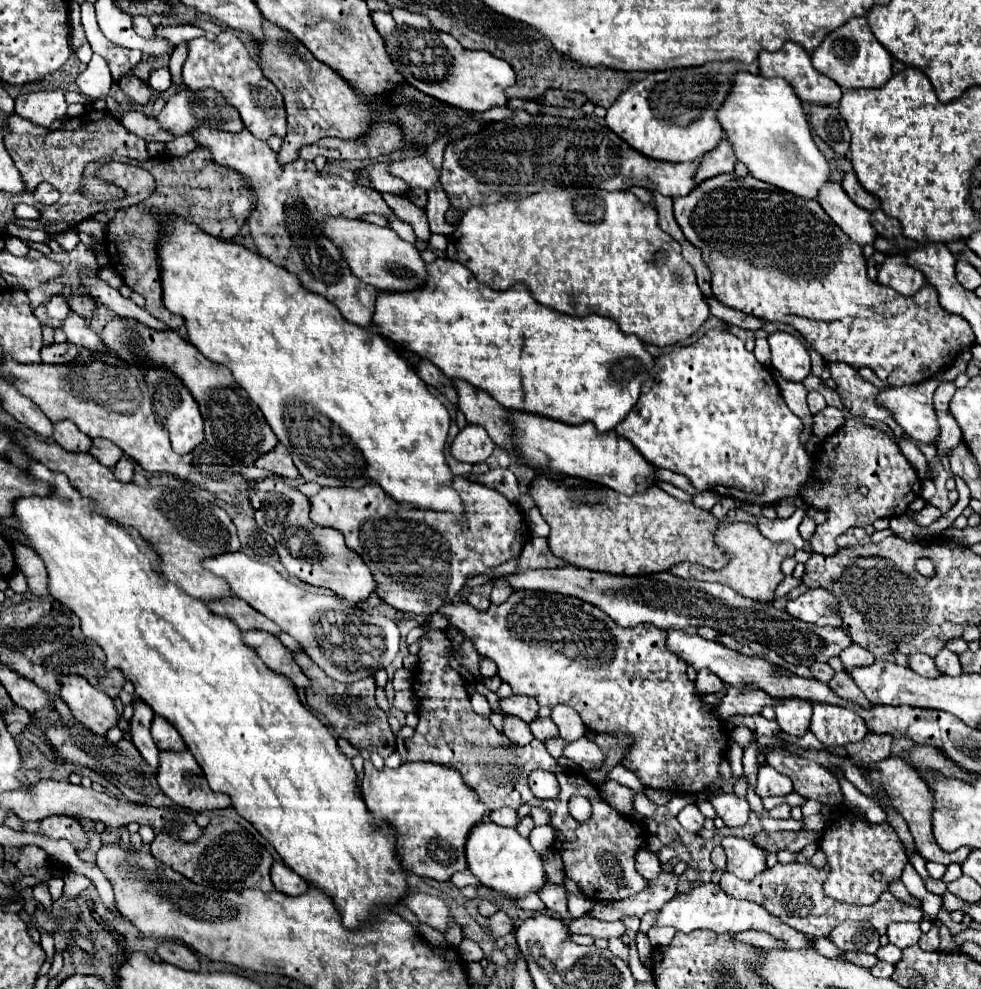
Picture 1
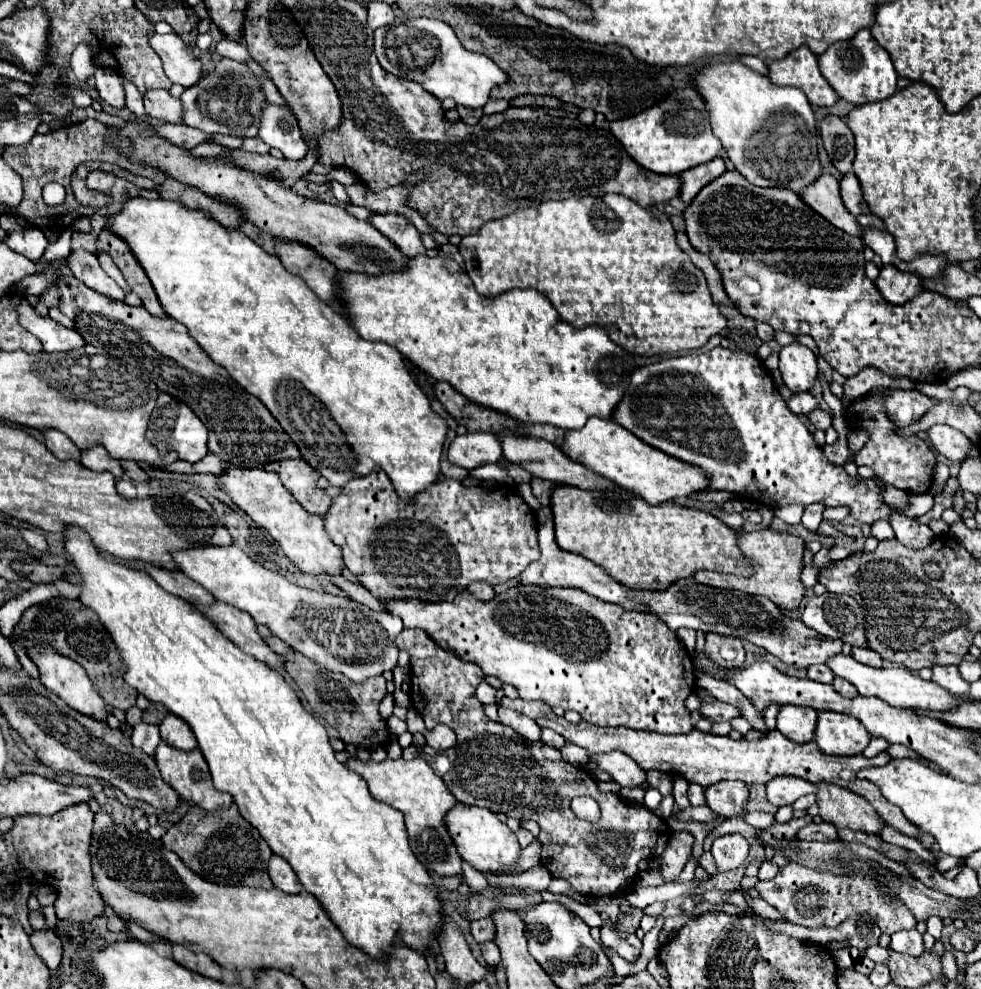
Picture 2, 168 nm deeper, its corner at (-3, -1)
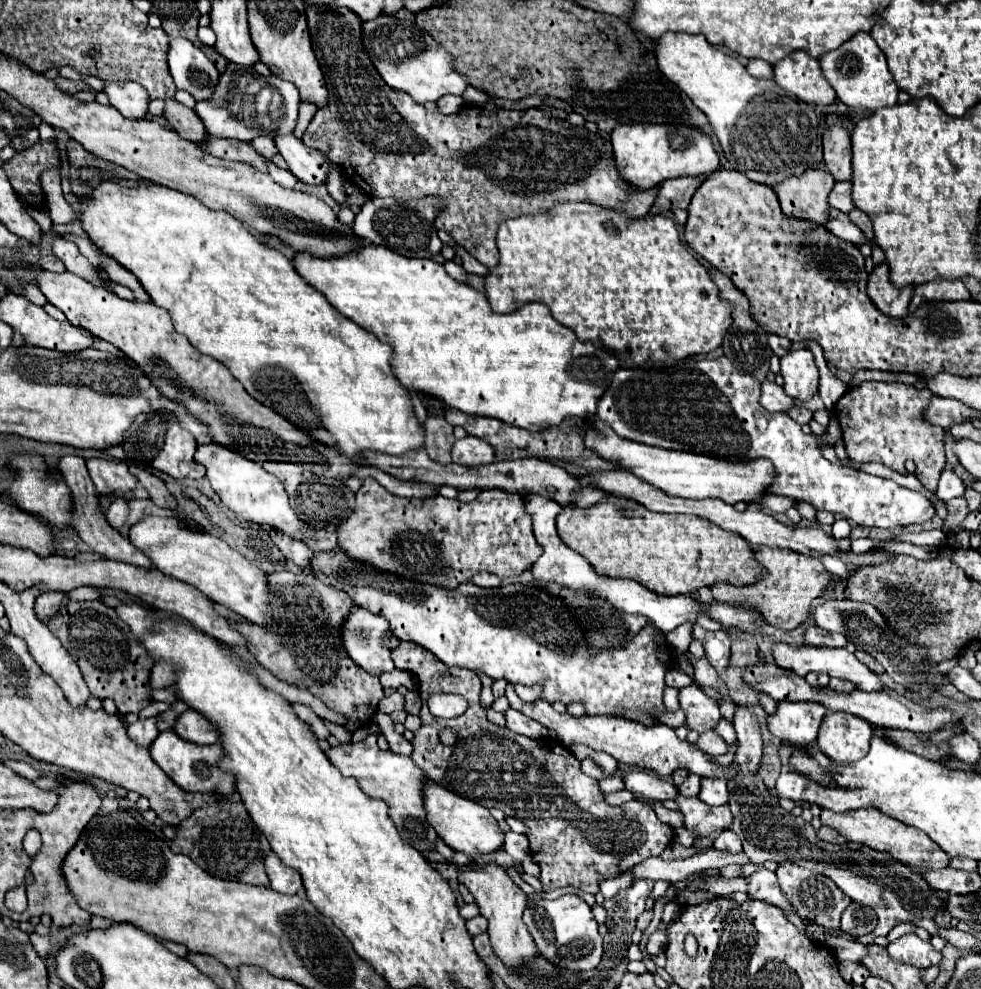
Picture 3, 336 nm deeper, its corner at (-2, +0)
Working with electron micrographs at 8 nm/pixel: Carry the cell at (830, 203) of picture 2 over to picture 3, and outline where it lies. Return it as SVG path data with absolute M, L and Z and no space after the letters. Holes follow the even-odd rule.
M806 169L800 177L788 177L772 189L778 195L786 217L824 225L828 219L828 193L832 191L832 185L834 177L828 171Z

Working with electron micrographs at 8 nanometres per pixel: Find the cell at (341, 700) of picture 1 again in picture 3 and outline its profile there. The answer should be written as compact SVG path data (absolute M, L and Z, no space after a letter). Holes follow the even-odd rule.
M282 571L268 573L266 577L270 587L268 605L272 607L272 621L262 627L234 619L228 619L228 623L246 639L246 649L272 675L288 685L310 691L330 709L346 715L348 723L344 727L348 731L366 727L378 701L384 697L384 689L378 677L358 667L344 649L342 625L354 607L352 599L342 591L334 591L334 587L326 585L312 573L294 575Z

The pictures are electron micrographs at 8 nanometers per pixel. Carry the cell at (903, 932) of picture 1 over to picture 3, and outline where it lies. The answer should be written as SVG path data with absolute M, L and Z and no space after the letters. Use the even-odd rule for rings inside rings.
M908 933L900 939L896 939L894 943L890 943L888 945L888 955L896 963L914 965L918 969L940 965L940 961L942 961L942 953L936 951L930 941L922 941L914 933Z

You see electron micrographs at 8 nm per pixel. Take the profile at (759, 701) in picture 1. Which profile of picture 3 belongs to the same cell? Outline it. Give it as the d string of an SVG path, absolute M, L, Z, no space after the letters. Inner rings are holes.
M696 685L680 689L678 701L680 701L680 709L686 713L686 727L692 731L698 733L710 731L722 717L718 703L708 695L704 695L704 691L700 691L700 687Z

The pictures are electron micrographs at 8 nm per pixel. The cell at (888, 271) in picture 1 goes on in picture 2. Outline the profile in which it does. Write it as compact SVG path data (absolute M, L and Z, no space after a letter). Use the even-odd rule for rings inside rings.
M883 266L879 278L875 280L875 286L883 294L883 298L891 304L905 304L923 290L921 276L901 272L895 266Z

